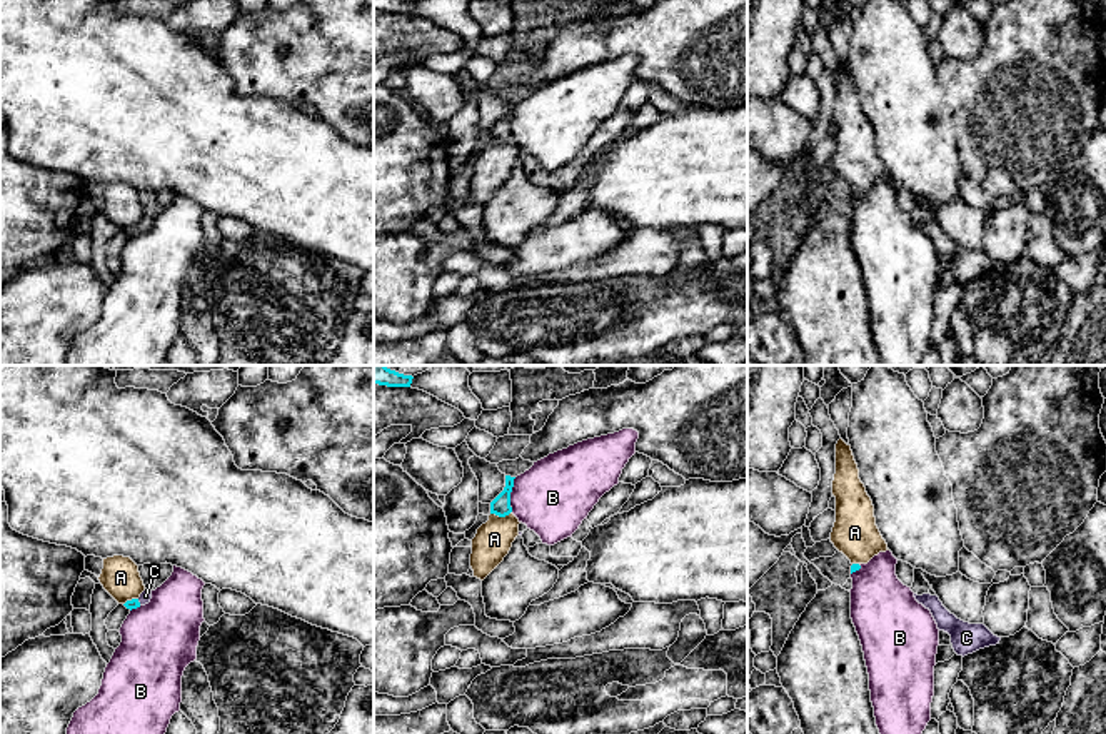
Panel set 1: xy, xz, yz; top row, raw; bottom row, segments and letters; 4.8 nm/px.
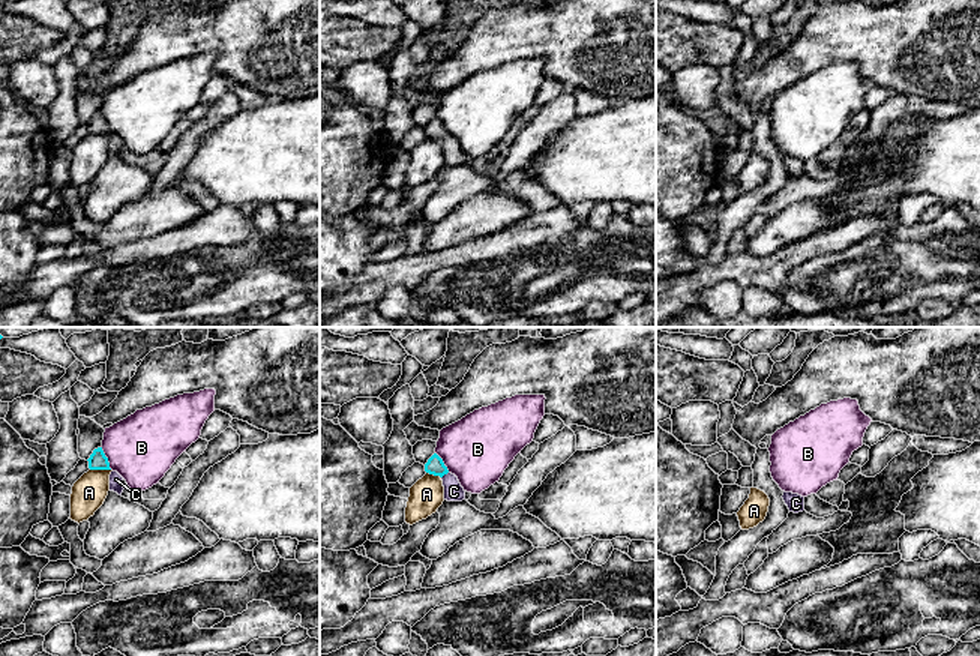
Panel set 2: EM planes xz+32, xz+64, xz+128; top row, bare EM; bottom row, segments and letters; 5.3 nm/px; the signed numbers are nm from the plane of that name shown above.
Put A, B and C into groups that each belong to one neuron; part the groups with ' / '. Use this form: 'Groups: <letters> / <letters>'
Groups: A / B / C

